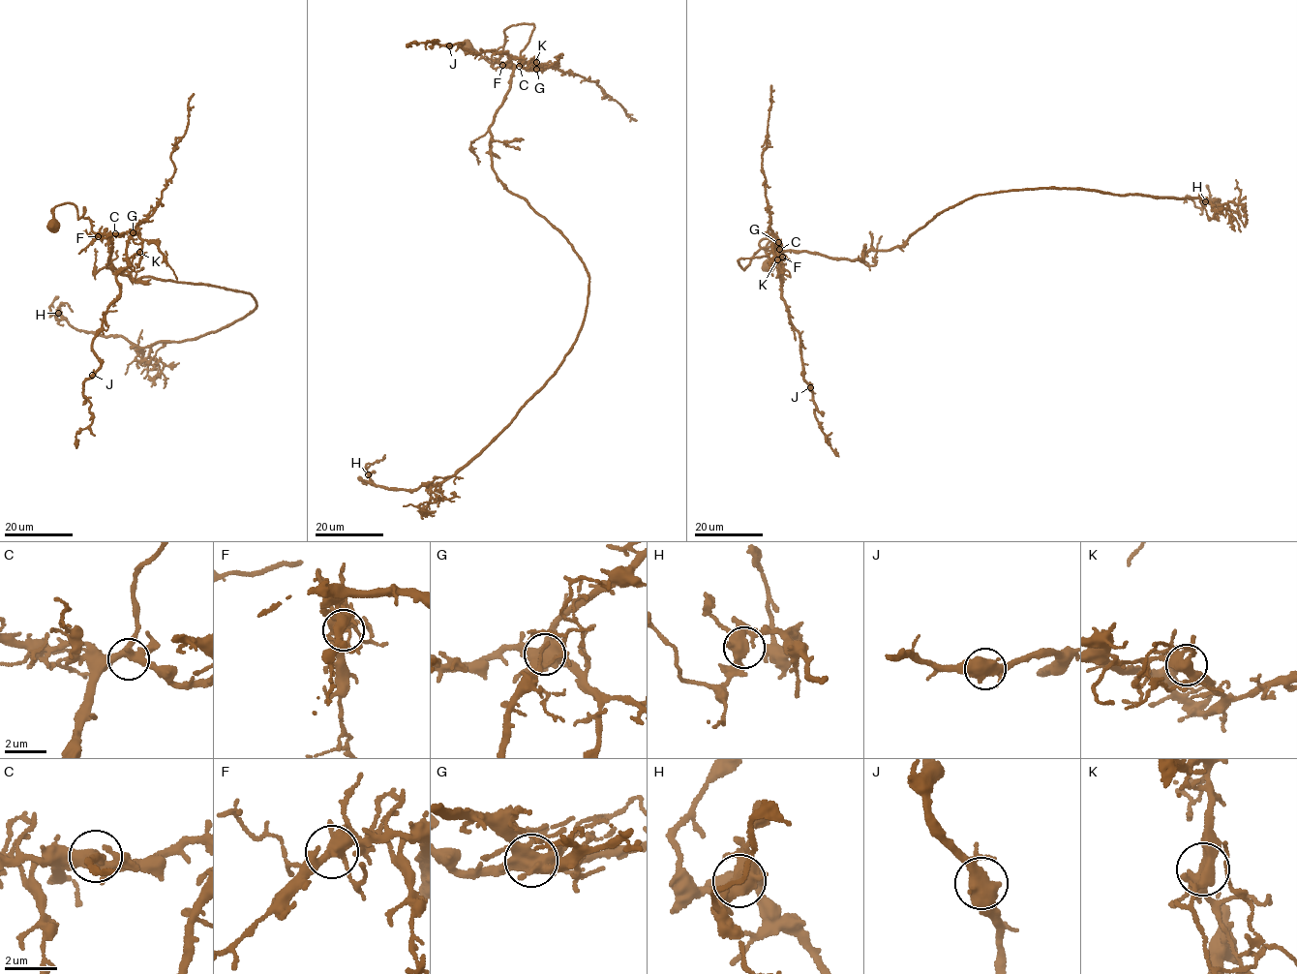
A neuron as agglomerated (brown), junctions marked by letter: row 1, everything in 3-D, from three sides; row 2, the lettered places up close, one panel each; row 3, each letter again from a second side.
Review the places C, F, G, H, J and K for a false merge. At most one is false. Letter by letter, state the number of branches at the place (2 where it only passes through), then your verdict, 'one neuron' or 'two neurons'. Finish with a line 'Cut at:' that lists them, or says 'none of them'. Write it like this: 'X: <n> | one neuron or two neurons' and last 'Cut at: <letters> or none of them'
C: 5 | one neuron
F: 6 | one neuron
G: 10 | two neurons
H: 6 | one neuron
J: 5 | one neuron
K: 4 | one neuron
Cut at: G

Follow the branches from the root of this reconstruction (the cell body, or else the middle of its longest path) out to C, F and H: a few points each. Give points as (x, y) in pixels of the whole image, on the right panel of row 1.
C: (770, 265), (773, 235), (773, 248), (760, 245), (765, 238), (773, 246), (743, 269), (738, 261), (779, 249)
F: (770, 265), (773, 235), (773, 248), (765, 238), (773, 246), (743, 269), (738, 261), (782, 257)
H: (770, 265), (773, 235), (738, 261), (858, 258), (997, 192), (1221, 206), (1205, 201)

